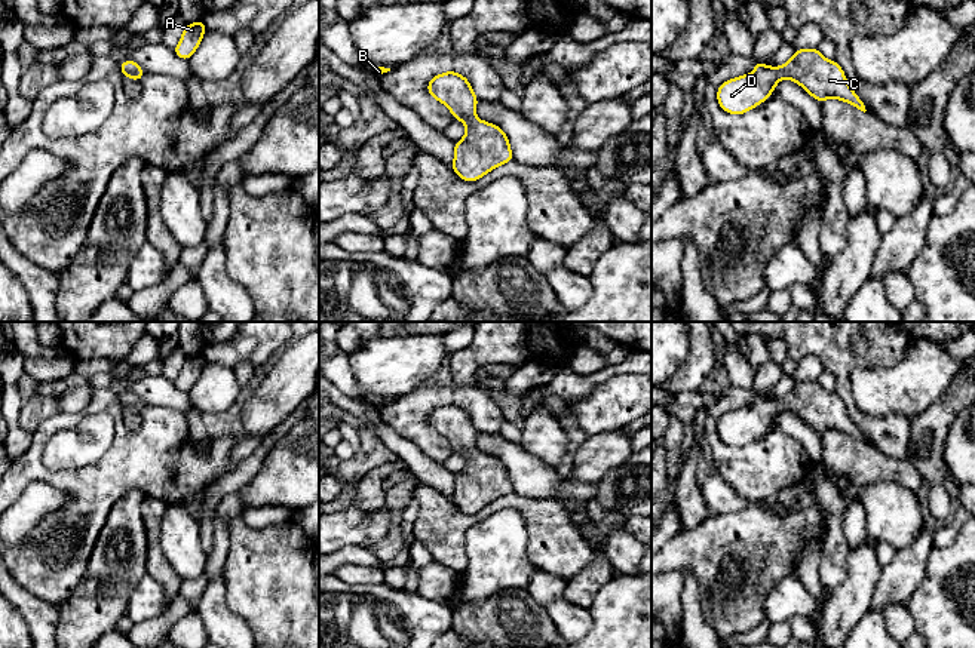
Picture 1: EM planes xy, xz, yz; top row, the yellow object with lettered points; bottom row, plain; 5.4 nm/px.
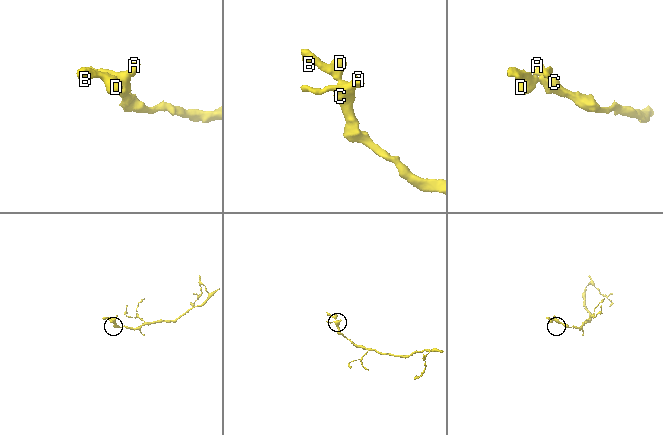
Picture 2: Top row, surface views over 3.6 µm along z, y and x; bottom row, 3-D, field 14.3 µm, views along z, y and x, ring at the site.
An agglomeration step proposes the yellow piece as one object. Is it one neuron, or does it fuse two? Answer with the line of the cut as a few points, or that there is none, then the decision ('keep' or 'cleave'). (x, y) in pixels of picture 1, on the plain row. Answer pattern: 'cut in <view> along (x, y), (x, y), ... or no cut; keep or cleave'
no cut; keep

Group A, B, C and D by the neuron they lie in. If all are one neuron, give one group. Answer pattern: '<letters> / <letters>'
A B C D

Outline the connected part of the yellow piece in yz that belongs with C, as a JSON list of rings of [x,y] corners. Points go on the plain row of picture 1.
[[[816,380],[795,381],[794,389],[782,399],[755,394],[751,406],[721,415],[717,421],[717,433],[729,446],[745,446],[764,434],[781,411],[795,414],[818,434],[836,430],[867,443],[864,434],[849,418],[841,399],[824,390]]]

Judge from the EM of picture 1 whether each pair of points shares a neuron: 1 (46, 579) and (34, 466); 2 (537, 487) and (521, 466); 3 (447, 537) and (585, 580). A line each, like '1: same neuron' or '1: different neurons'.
1: same neuron
2: same neuron
3: different neurons

